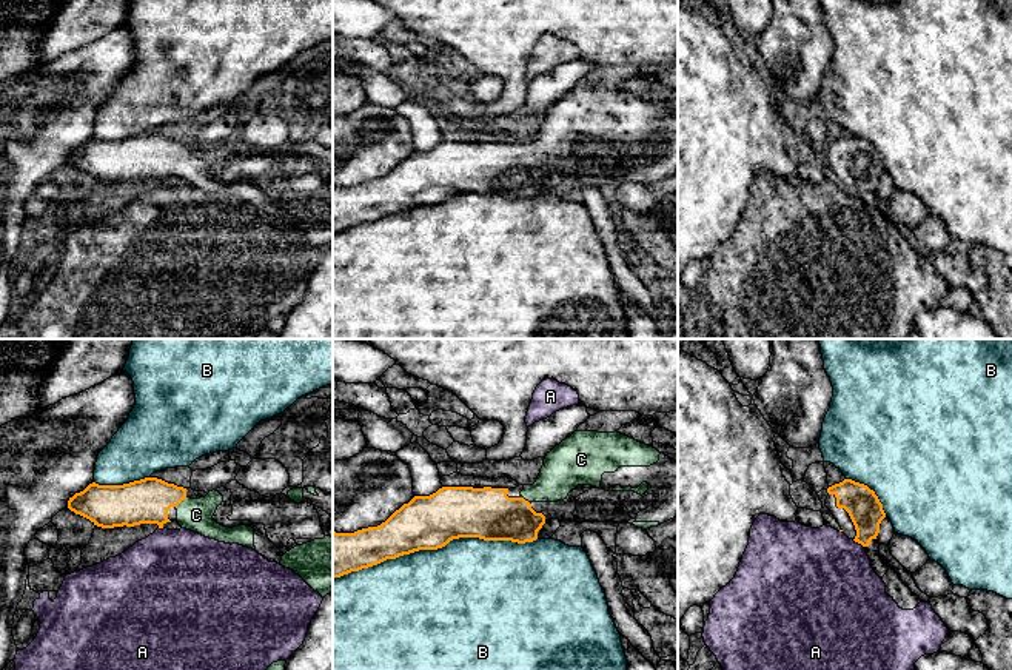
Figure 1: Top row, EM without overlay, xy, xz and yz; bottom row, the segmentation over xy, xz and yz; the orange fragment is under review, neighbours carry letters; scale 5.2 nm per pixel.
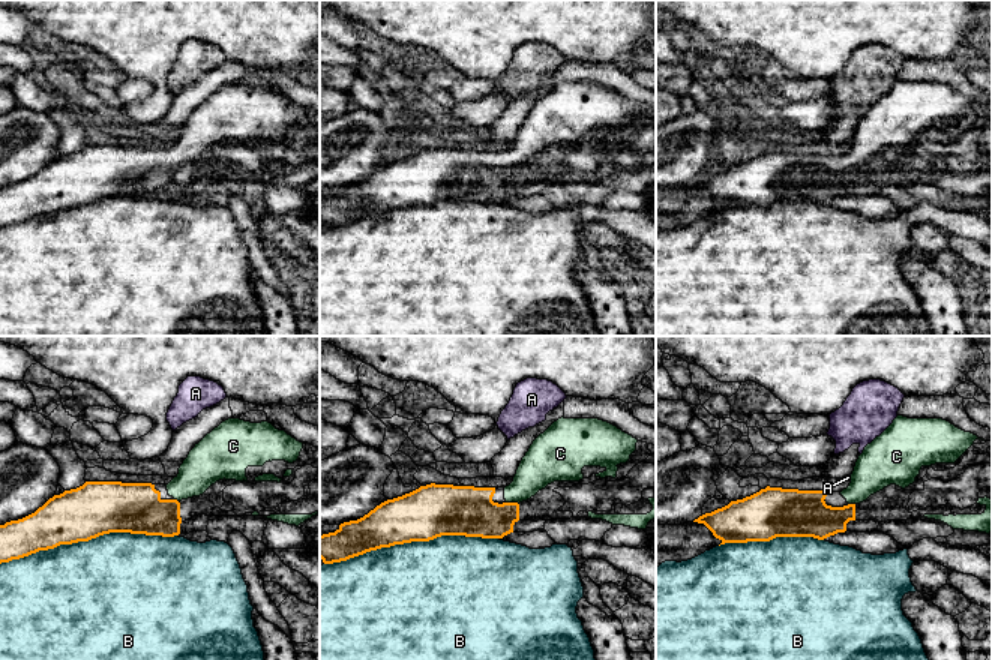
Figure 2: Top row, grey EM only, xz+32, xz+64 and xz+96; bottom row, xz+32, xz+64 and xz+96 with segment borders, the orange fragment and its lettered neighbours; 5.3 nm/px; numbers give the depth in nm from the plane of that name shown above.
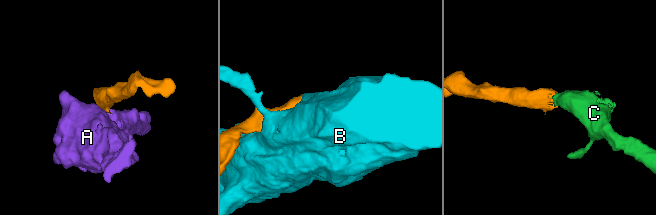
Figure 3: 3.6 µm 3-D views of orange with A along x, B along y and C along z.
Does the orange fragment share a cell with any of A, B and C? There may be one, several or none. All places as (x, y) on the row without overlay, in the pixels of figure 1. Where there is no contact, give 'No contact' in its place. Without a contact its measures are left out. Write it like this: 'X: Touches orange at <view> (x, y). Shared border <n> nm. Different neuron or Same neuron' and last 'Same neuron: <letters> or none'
A: Touches orange at yz (858, 197). Shared border 80 nm. Different neuron
B: Touches orange at xz (435, 204). Shared border 1100 nm. Different neuron
C: Touches orange at xy (180, 156). Shared border 80 nm. Same neuron
Same neuron: C

